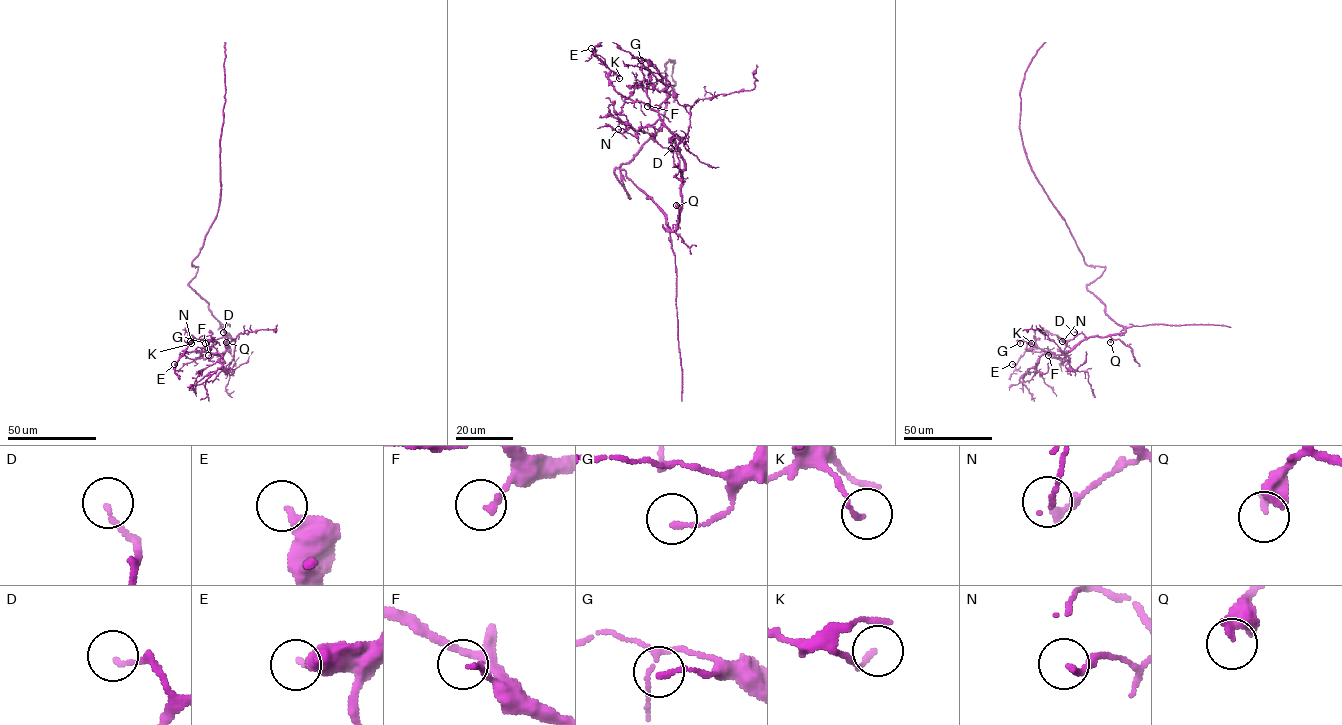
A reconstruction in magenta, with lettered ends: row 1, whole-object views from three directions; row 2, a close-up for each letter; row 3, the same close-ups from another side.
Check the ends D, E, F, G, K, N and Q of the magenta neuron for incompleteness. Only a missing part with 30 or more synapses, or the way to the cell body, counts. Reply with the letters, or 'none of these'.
none of these

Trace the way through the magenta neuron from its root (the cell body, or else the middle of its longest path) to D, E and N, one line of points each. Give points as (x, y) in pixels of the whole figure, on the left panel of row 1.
D: (196, 275), (188, 285), (208, 303), (208, 310), (230, 336), (228, 338), (223, 332)
E: (196, 275), (188, 285), (208, 303), (208, 310), (231, 340), (219, 354), (185, 350), (174, 364)
N: (196, 275), (188, 285), (208, 303), (208, 310), (230, 336), (228, 338), (224, 333), (211, 340), (190, 341)

